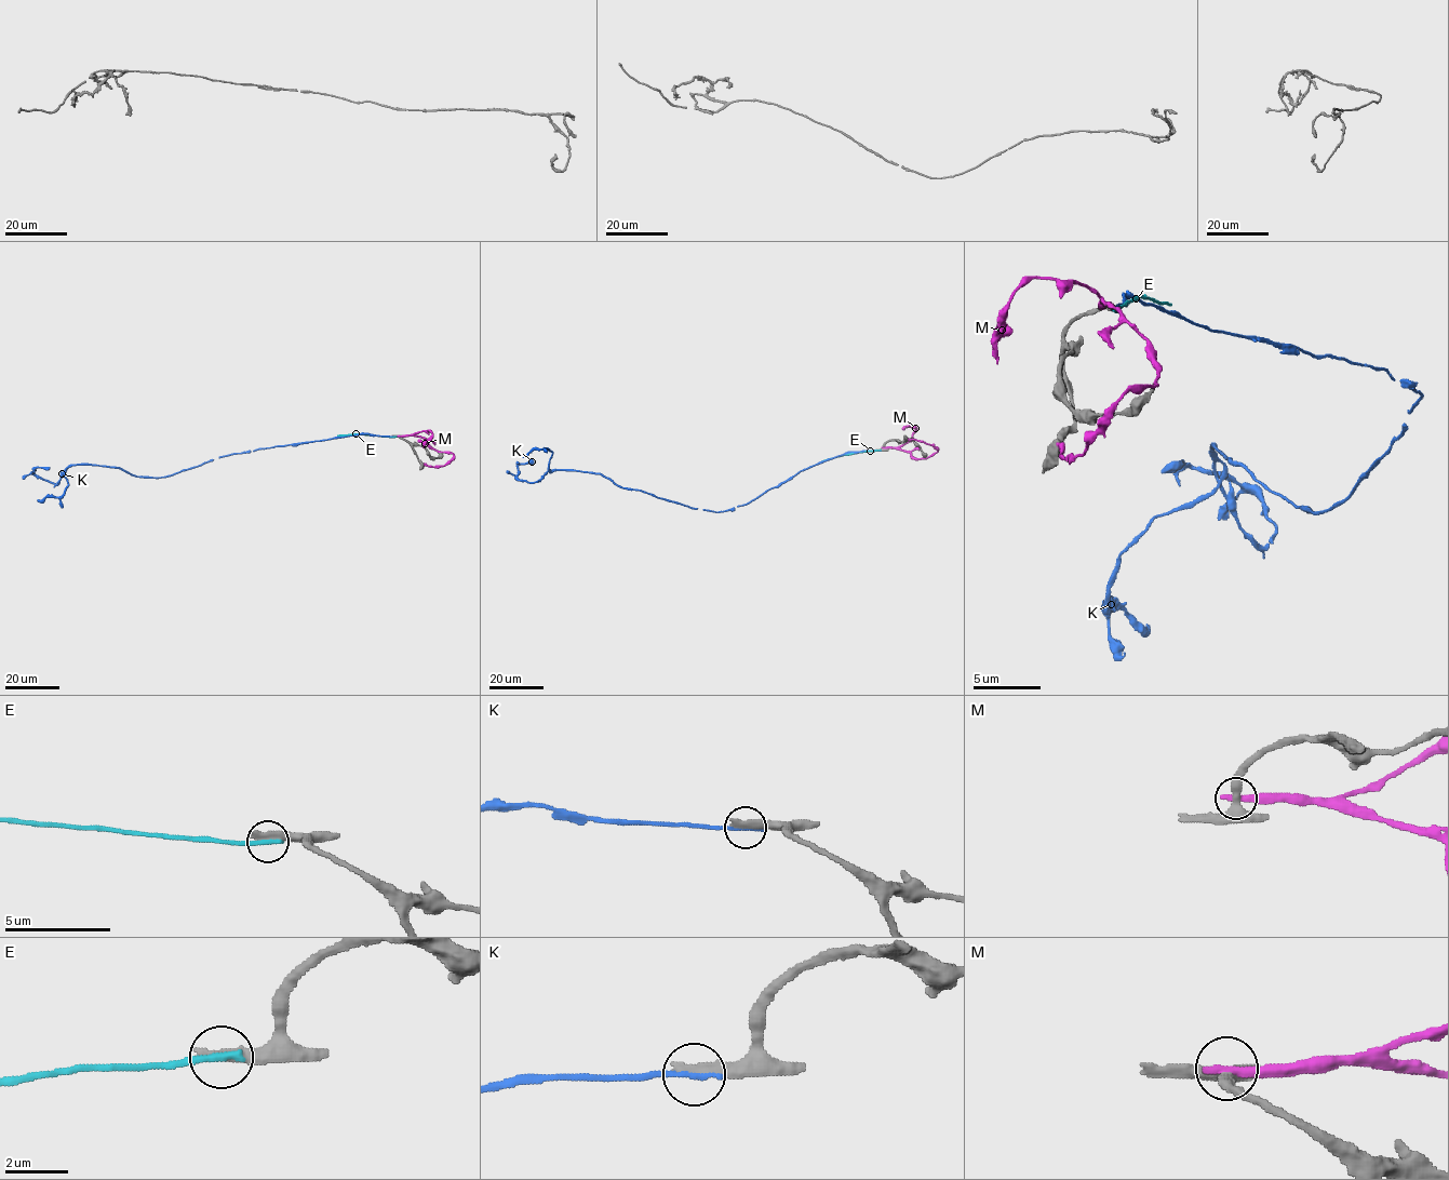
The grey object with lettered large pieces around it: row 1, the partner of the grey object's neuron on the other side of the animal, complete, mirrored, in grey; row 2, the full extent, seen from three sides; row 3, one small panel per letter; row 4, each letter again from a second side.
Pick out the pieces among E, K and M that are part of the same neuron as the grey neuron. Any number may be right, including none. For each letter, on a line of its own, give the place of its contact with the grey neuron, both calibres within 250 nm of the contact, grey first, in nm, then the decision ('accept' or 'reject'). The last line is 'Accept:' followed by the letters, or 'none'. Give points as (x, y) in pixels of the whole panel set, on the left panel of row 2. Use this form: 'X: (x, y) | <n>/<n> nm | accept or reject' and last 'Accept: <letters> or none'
E: (394, 437) | 400/280 nm | reject
K: (394, 437) | 360/200 nm | reject
M: (400, 436) | 340/360 nm | reject
Accept: none

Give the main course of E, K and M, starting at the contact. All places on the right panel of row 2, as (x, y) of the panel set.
E: (1115, 311), (1132, 297), (1172, 305)
K: (1115, 308), (1125, 294), (1420, 391), (1323, 512), (1212, 448), (1259, 546), (1276, 536), (1246, 485), (1169, 469)
M: (1102, 305), (1145, 342), (1158, 375), (1155, 385), (1136, 385), (1082, 455), (1064, 458), (1055, 442)

